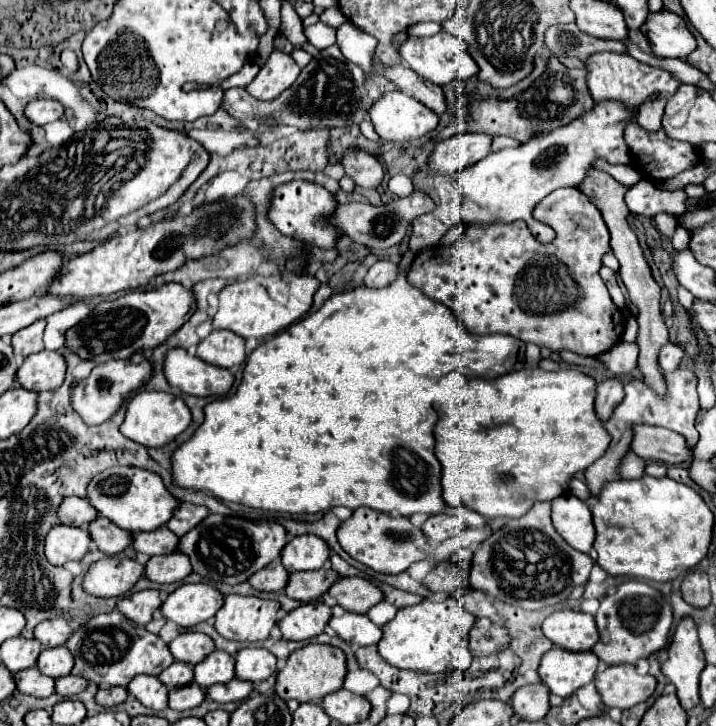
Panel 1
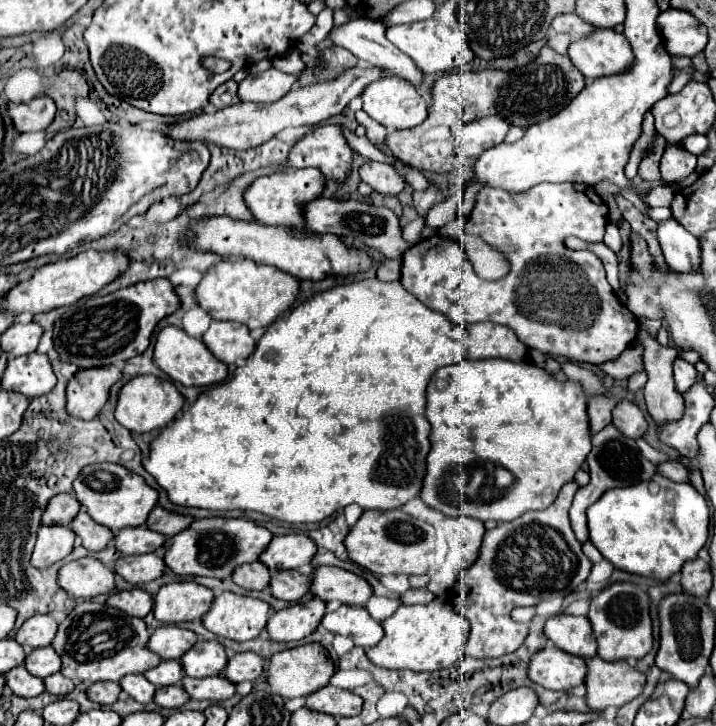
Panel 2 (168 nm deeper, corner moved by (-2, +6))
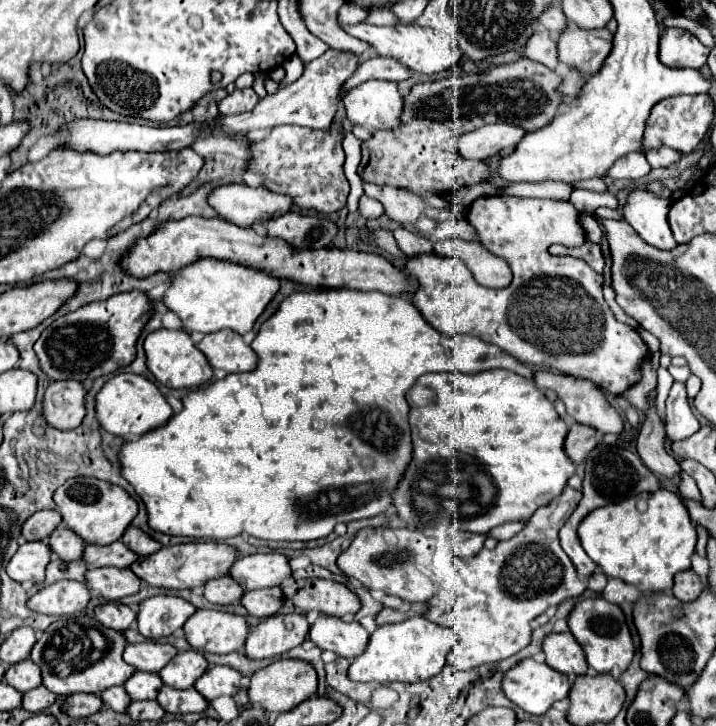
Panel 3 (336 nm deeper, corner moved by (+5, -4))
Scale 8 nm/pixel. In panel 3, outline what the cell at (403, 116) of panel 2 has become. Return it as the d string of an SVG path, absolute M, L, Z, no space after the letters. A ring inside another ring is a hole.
M367 81L351 89L343 97L347 119L353 125L367 129L397 129L401 127L403 97L397 91L397 83L391 81Z

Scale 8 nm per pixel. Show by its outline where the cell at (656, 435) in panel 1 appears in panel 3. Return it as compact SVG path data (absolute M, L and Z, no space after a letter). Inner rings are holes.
M535 371L535 385L541 389L553 389L557 393L557 397L565 403L567 413L583 425L591 425L601 433L615 433L621 435L623 433L623 419L619 417L619 413L607 403L605 395L601 393L601 389L587 381L587 379L579 379L579 377L569 377L563 373L553 373L553 371Z

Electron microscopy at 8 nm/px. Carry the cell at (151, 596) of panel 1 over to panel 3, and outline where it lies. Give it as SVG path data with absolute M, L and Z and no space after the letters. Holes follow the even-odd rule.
M117 601L95 607L95 615L101 625L117 629L117 631L127 631L129 625L137 619L137 613L129 605L123 605Z

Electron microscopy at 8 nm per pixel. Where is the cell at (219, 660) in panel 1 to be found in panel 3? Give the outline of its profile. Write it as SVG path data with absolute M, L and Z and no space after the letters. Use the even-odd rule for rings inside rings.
M189 649L177 653L173 661L169 661L165 669L161 669L161 679L173 689L189 689L207 671L207 667L207 659L199 651Z

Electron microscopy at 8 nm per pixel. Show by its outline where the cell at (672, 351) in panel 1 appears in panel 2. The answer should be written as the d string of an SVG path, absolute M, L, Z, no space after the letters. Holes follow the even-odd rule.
M676 359L674 361L674 381L676 381L676 391L678 393L686 393L694 383L696 383L696 369L694 365L682 361L682 359Z

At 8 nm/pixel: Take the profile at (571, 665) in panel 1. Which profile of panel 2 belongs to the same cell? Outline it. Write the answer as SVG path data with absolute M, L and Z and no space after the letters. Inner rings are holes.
M544 647L528 663L528 679L544 689L568 691L582 685L586 677L586 661L582 657L564 653L556 647Z

